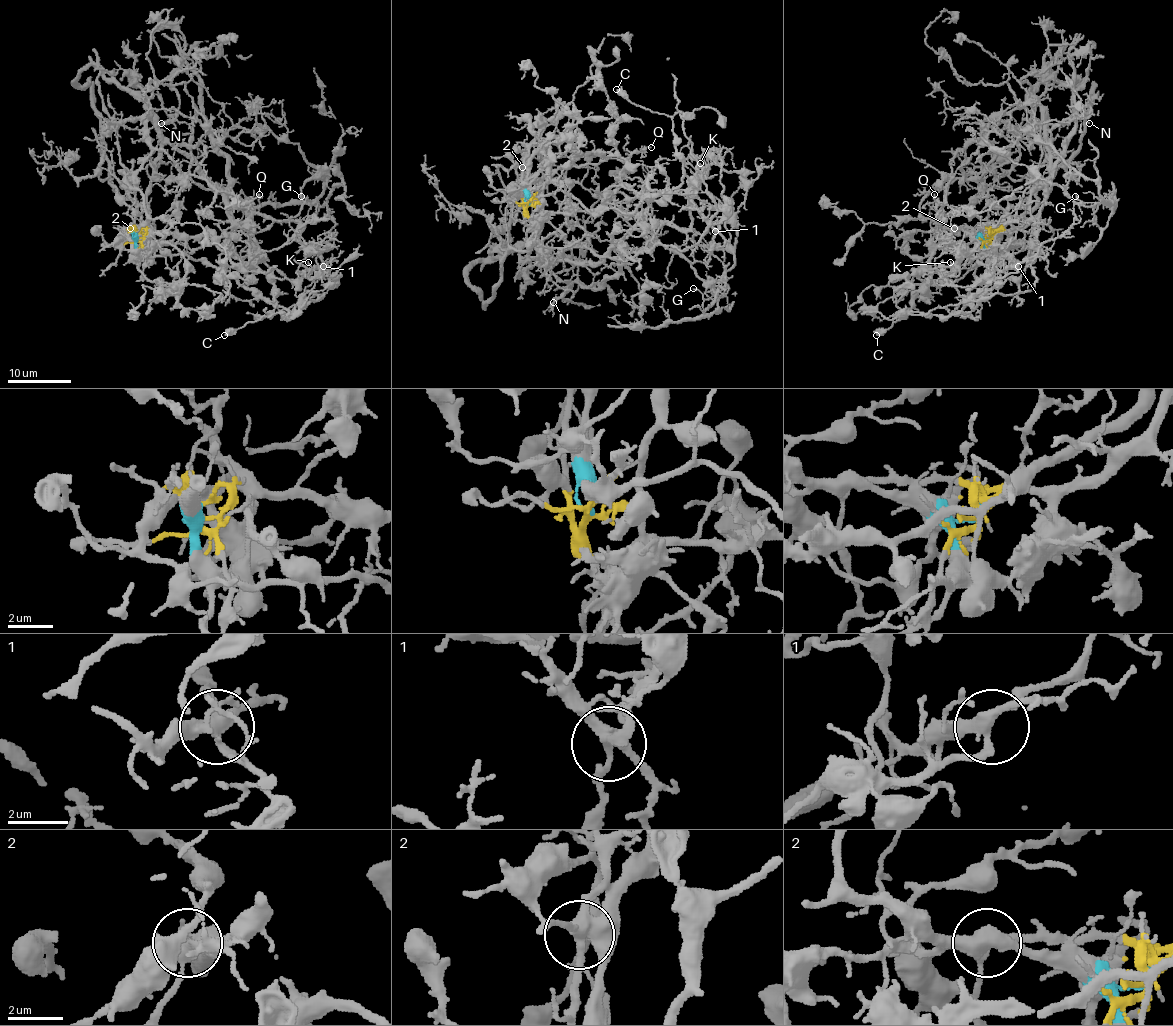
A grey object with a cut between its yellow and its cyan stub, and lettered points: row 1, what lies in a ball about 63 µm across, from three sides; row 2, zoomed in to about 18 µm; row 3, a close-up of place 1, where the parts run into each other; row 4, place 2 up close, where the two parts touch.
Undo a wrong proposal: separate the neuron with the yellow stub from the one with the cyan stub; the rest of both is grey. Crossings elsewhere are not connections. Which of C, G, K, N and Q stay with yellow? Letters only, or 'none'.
N, Q

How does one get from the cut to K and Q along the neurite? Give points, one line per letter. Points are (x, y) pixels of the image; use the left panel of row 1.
K: (135, 236), (134, 244), (145, 253), (180, 253), (207, 260), (289, 311), (315, 284), (307, 277), (308, 261)
Q: (135, 236), (126, 192), (154, 150), (162, 150), (183, 173), (203, 176), (240, 204), (259, 193)

